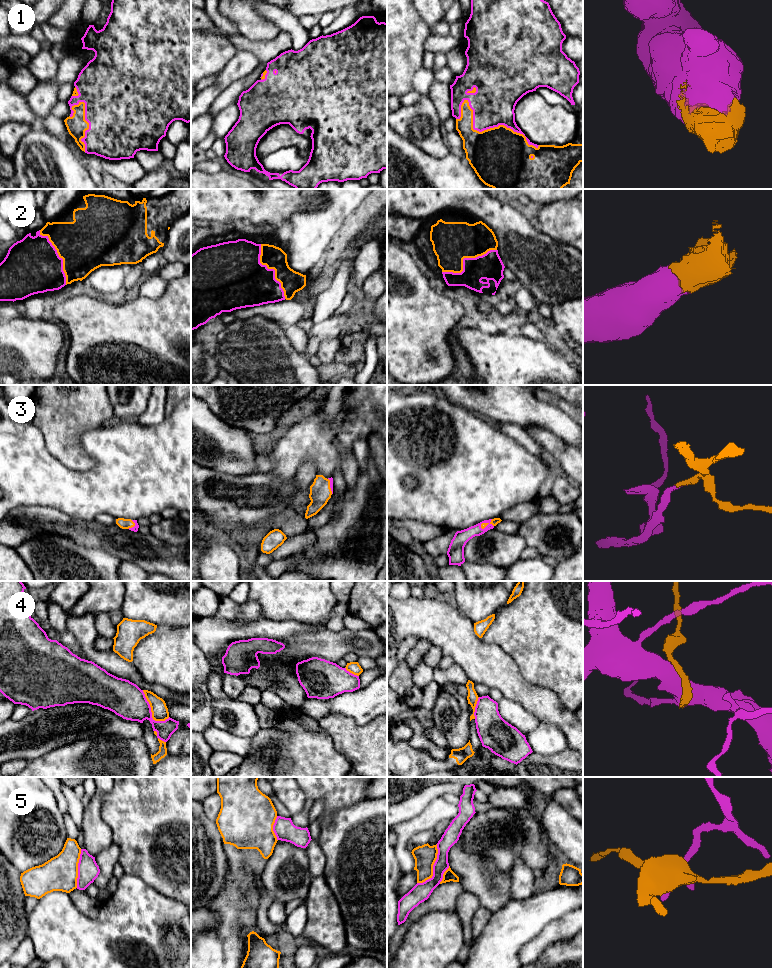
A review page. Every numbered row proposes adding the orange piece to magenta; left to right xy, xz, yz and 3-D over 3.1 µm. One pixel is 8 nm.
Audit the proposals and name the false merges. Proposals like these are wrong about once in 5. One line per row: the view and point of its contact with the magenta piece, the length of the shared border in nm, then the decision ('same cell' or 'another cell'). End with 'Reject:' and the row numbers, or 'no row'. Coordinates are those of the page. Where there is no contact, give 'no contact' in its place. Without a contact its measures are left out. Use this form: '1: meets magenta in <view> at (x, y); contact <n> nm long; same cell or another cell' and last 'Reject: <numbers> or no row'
1: meets magenta in yz at (491, 127); contact 700 nm long; same cell
2: meets magenta in yz at (464, 258); contact 480 nm long; same cell
3: meets magenta in xy at (134, 526); contact 80 nm long; same cell
4: meets magenta in xy at (150, 711); contact 320 nm long; same cell
5: meets magenta in yz at (433, 867); contact 360 nm long; another cell
Reject: 5

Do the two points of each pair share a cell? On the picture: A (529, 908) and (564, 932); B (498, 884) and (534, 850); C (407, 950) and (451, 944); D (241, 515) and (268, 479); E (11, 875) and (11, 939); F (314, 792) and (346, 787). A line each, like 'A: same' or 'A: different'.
A: different
B: different
C: same
D: same
E: same
F: same

